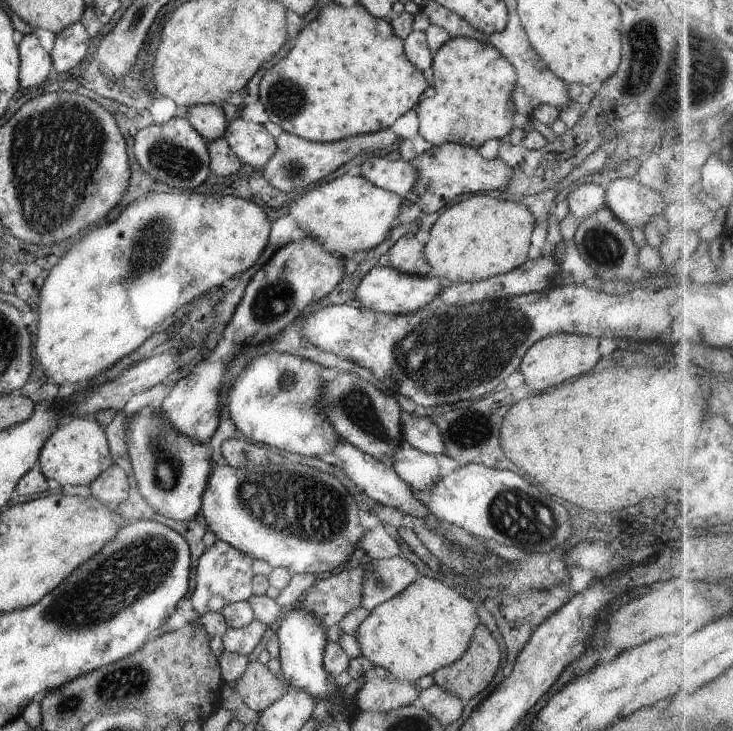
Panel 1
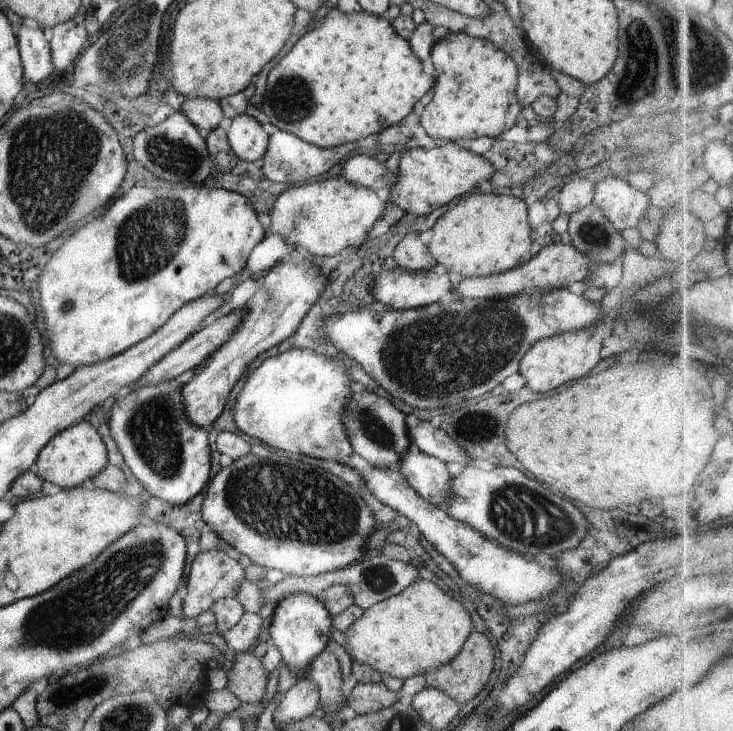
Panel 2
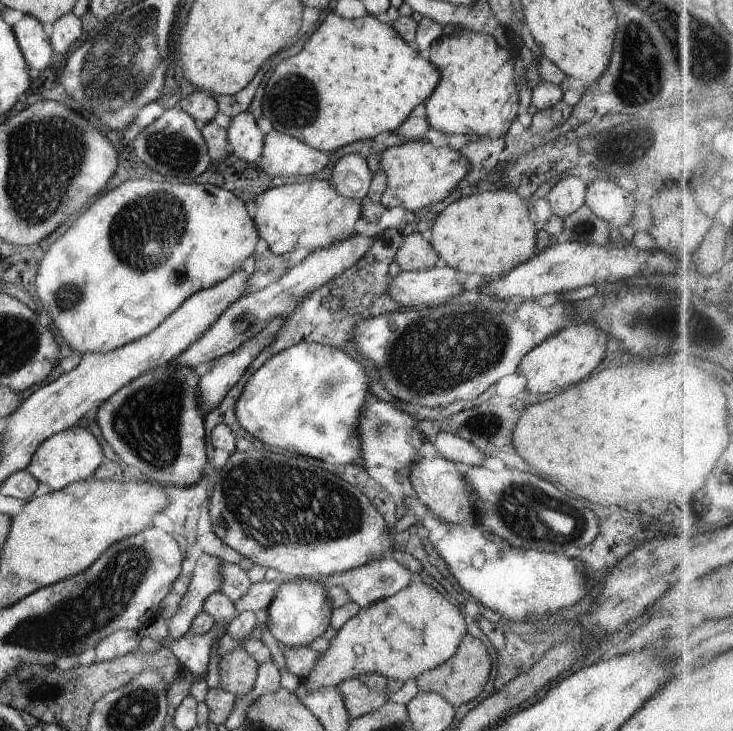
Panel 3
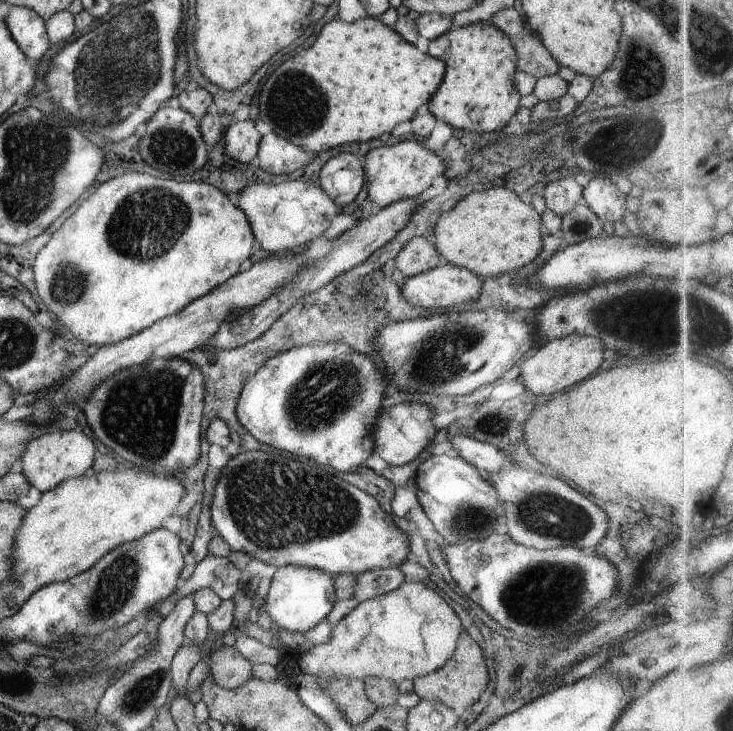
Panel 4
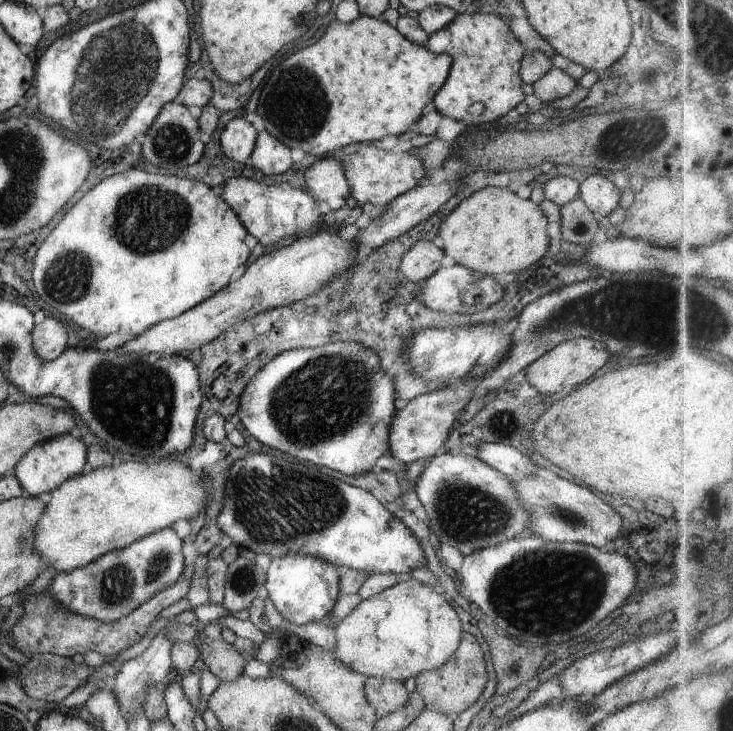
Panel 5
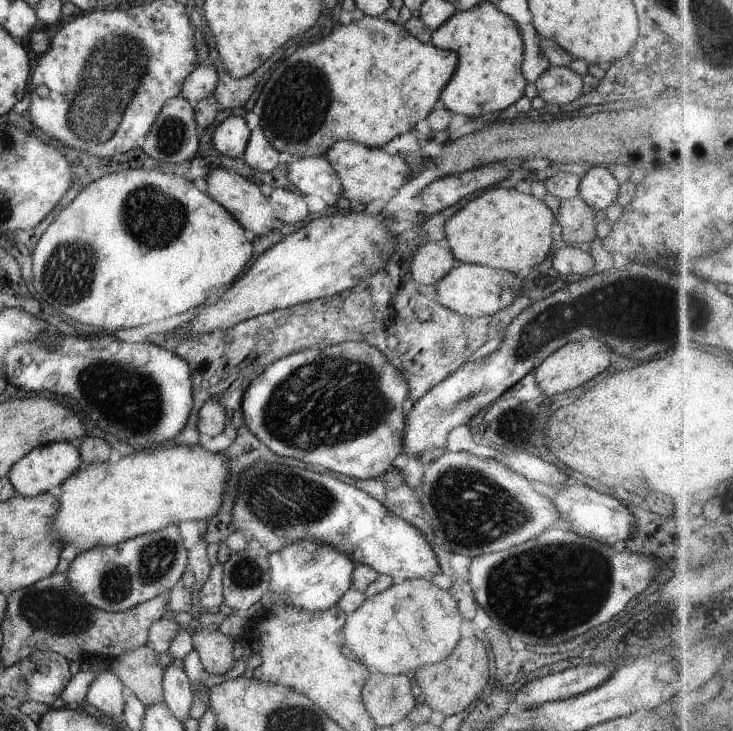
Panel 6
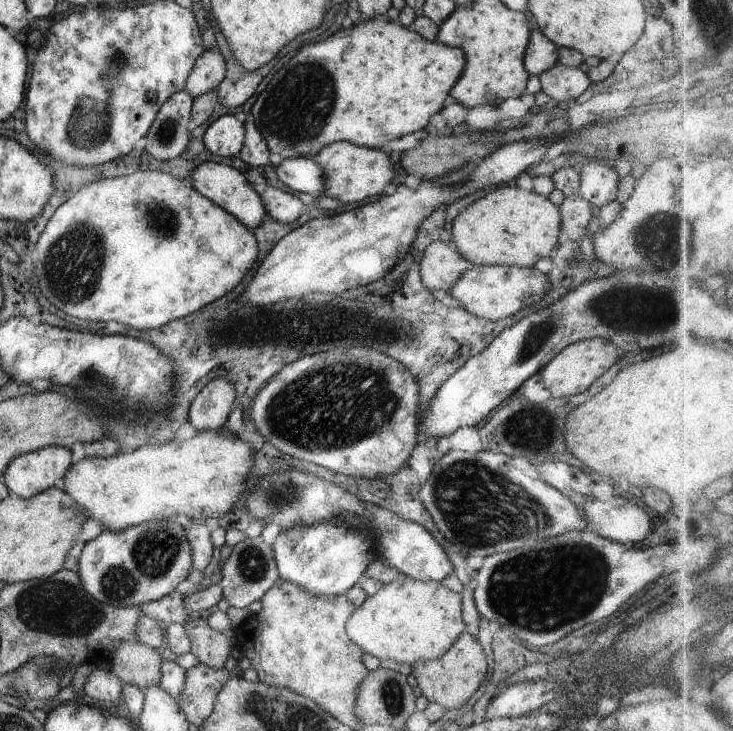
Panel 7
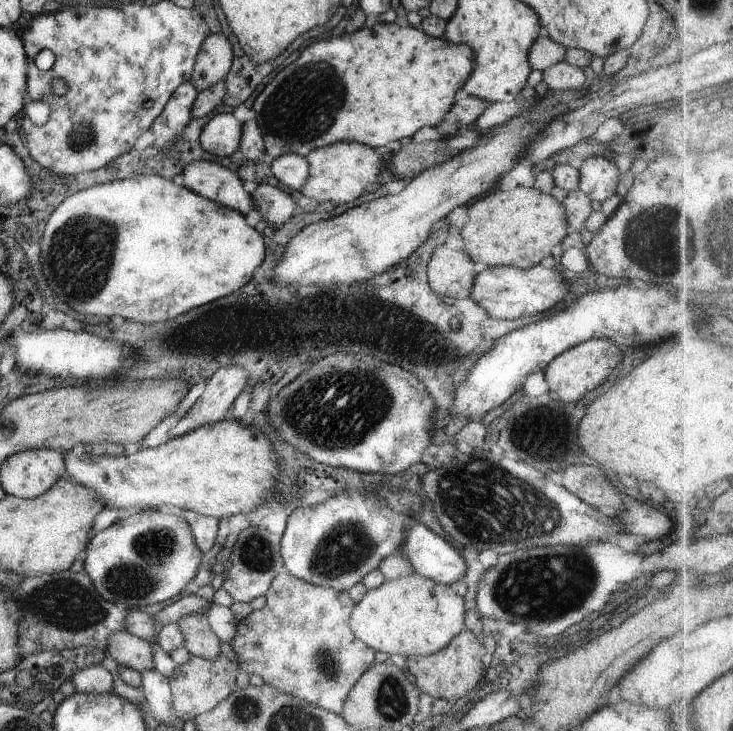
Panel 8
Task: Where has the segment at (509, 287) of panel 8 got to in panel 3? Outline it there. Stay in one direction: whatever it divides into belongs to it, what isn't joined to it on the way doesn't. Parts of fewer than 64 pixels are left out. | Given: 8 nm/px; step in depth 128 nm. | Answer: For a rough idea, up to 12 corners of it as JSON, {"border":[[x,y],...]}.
{"border":[[447,265],[401,271],[388,294],[404,308],[438,307],[464,291]]}

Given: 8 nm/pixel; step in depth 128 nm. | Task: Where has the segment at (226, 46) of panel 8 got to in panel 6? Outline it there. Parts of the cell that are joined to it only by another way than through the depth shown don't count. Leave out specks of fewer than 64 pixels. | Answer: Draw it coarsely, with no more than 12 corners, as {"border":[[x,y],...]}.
{"border":[[202,63],[186,76],[179,95],[194,106],[210,96],[218,72]]}

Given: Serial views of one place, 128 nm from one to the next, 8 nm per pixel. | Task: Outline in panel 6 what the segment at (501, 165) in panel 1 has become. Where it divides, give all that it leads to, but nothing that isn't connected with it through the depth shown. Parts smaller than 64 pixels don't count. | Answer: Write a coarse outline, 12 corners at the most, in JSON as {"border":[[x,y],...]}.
{"border":[[357,142],[323,156],[354,206],[388,202],[410,168]]}

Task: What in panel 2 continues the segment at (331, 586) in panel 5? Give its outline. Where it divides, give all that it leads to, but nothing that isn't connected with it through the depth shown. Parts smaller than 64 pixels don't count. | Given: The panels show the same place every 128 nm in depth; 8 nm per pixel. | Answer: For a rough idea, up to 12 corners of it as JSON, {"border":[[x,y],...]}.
{"border":[[312,594],[276,604],[270,636],[290,670],[310,670],[332,618]]}

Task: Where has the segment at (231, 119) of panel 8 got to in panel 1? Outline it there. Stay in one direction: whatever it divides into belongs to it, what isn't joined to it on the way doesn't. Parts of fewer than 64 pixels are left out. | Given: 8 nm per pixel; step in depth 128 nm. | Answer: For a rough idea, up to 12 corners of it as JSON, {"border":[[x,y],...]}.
{"border":[[236,118],[224,132],[242,164],[263,168],[276,139],[263,124]]}

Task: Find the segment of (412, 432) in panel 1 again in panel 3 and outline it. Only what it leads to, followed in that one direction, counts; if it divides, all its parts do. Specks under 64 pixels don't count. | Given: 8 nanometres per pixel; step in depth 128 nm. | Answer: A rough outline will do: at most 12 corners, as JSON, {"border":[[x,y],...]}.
{"border":[[438,430],[425,440],[440,457],[470,467],[485,455],[470,442]]}

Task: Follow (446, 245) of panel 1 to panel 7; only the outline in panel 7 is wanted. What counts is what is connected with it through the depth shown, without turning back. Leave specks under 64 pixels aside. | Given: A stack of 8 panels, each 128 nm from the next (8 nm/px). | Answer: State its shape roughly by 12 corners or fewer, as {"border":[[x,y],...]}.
{"border":[[500,185],[454,218],[474,265],[530,268],[563,238],[547,196]]}

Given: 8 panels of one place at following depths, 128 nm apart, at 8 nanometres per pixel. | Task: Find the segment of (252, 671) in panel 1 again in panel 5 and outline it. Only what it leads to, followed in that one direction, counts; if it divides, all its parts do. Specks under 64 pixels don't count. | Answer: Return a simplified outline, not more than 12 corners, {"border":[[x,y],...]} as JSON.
{"border":[[199,635],[202,662],[220,680],[241,675],[247,661],[222,638]]}

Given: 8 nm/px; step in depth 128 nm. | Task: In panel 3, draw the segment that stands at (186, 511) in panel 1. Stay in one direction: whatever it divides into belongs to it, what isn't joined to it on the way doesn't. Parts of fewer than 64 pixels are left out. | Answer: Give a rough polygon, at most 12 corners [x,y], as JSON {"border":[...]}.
{"border":[[152,368],[100,404],[128,466],[188,488],[208,464],[198,374]]}

